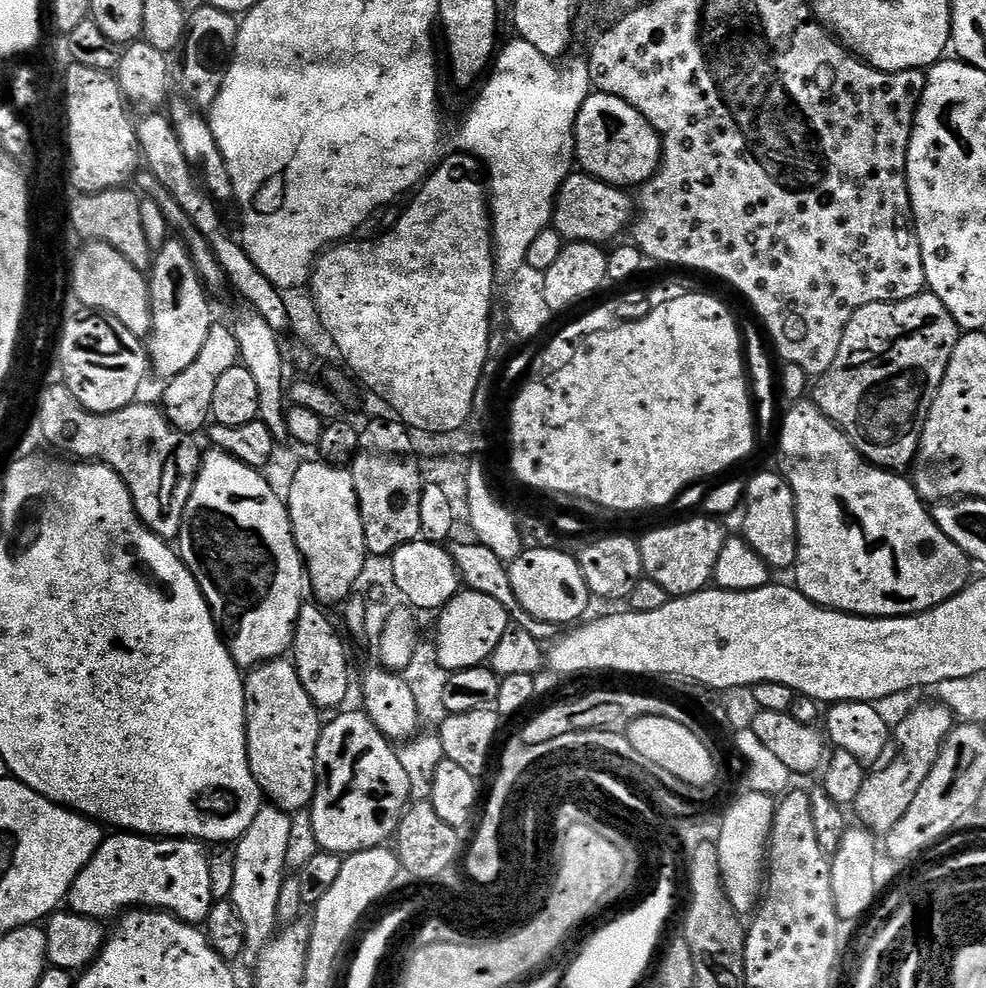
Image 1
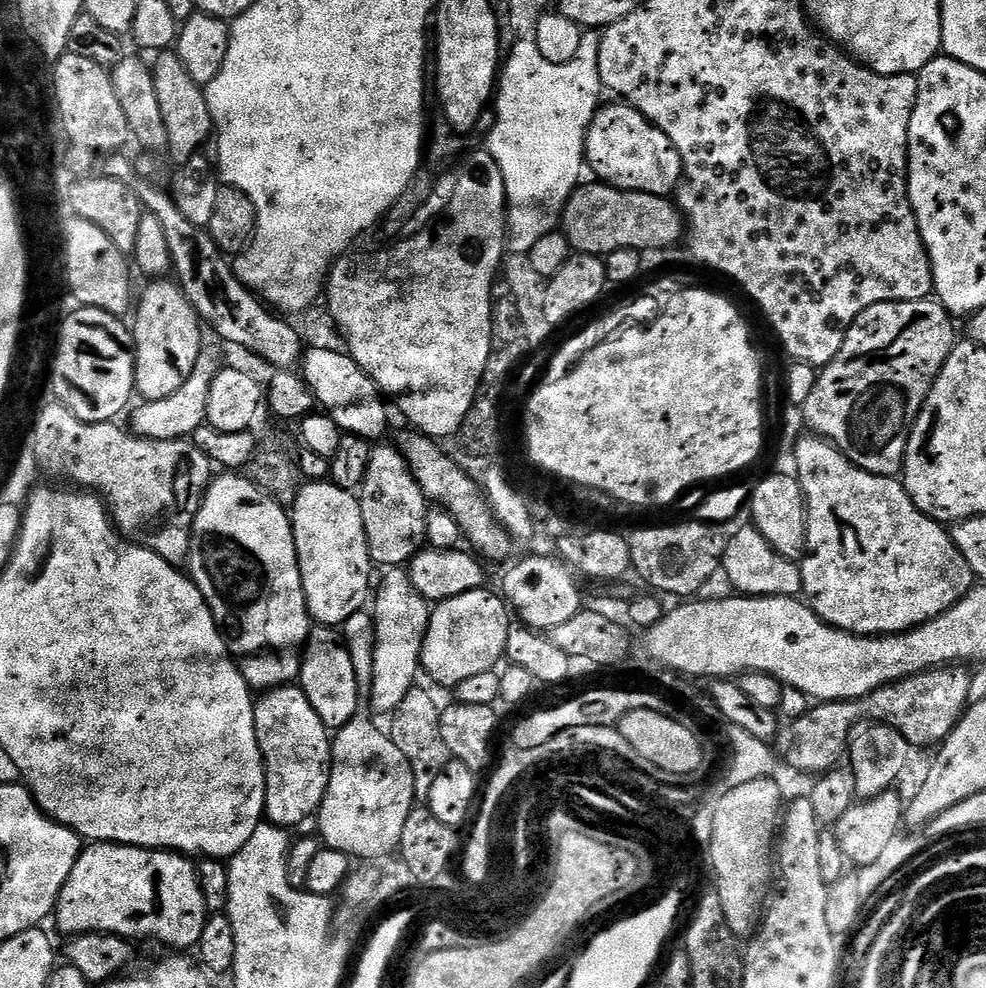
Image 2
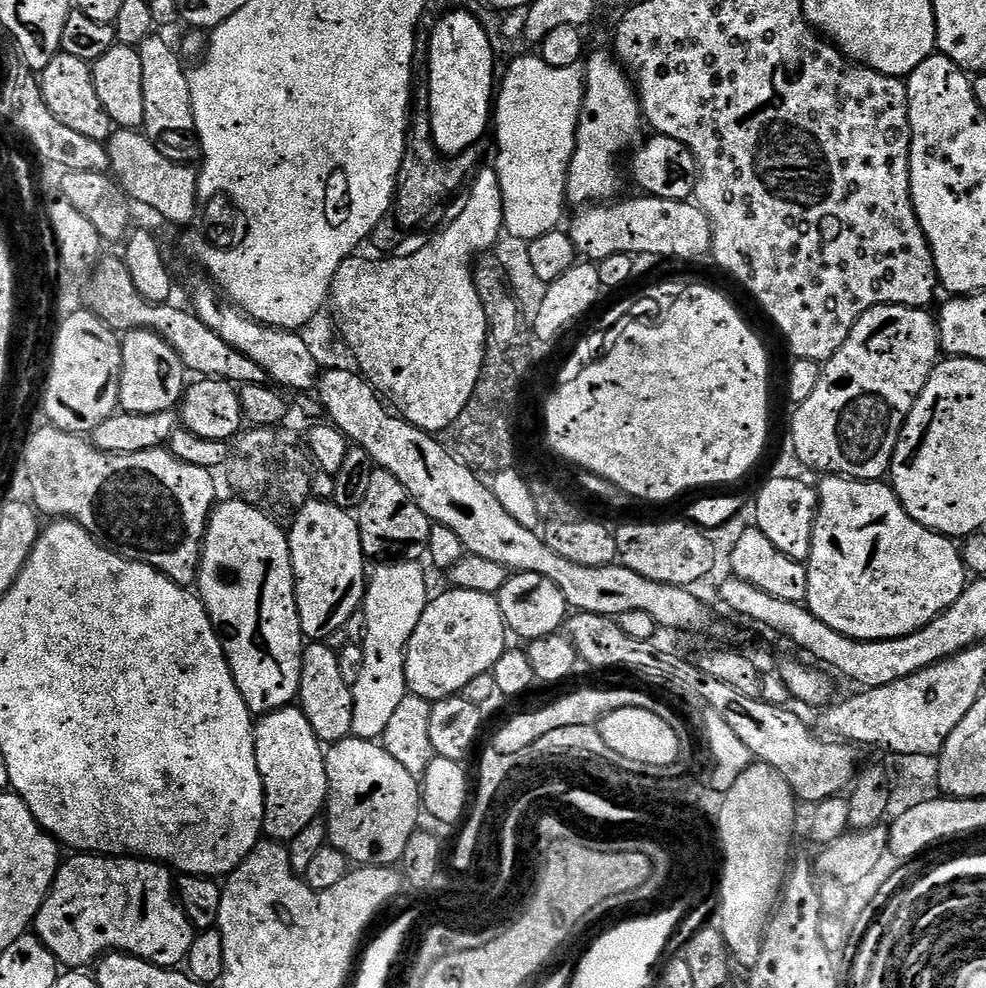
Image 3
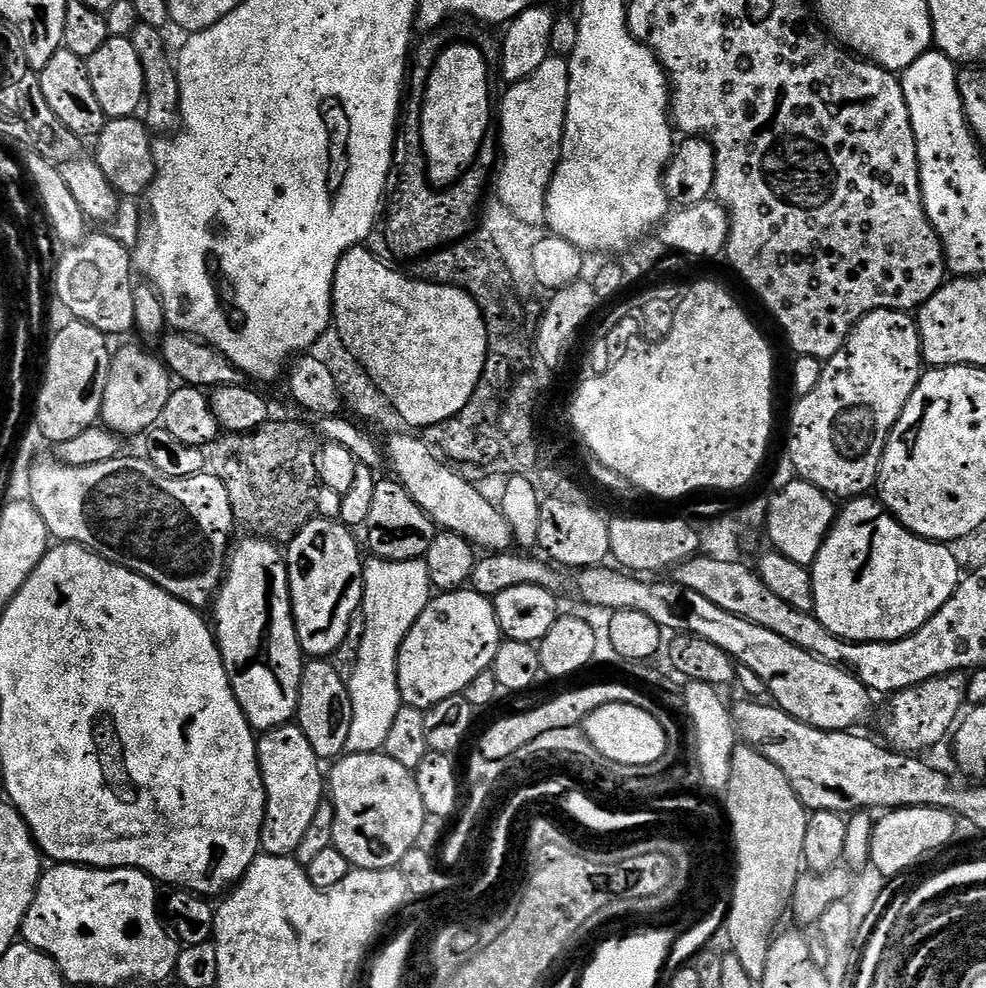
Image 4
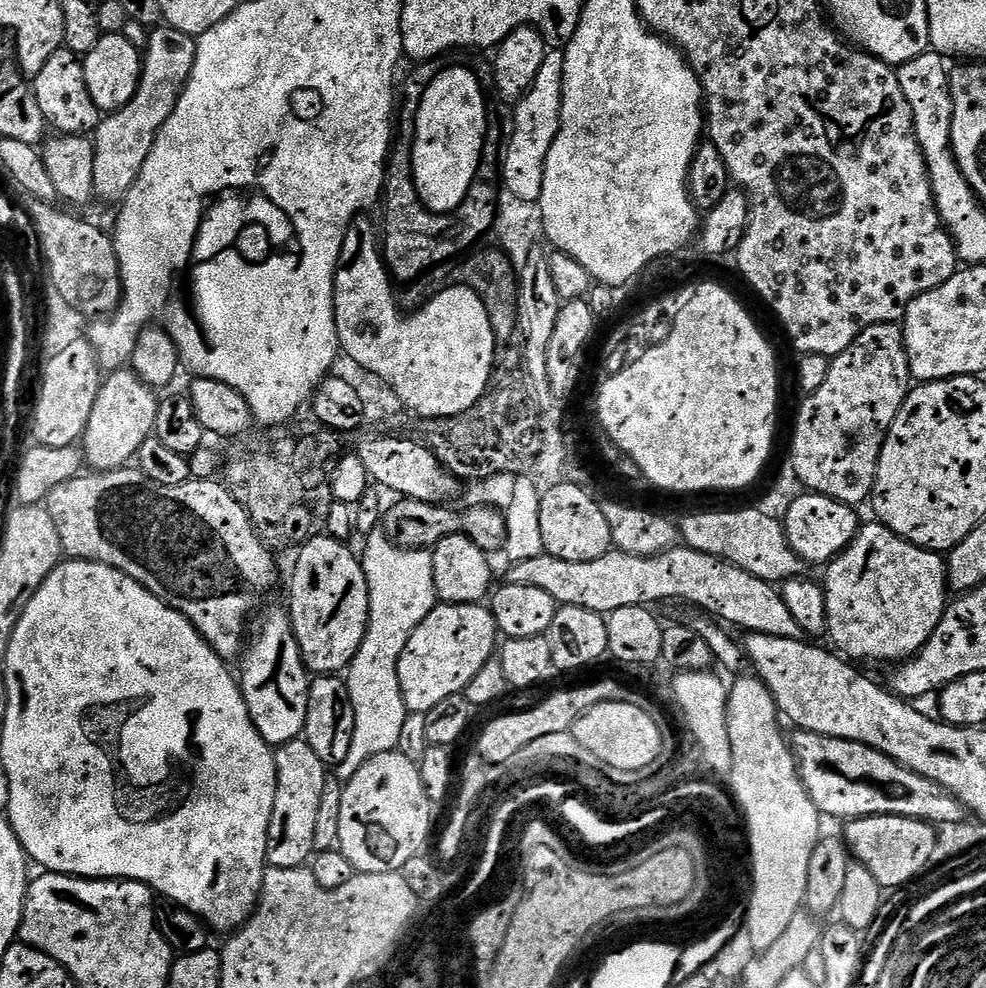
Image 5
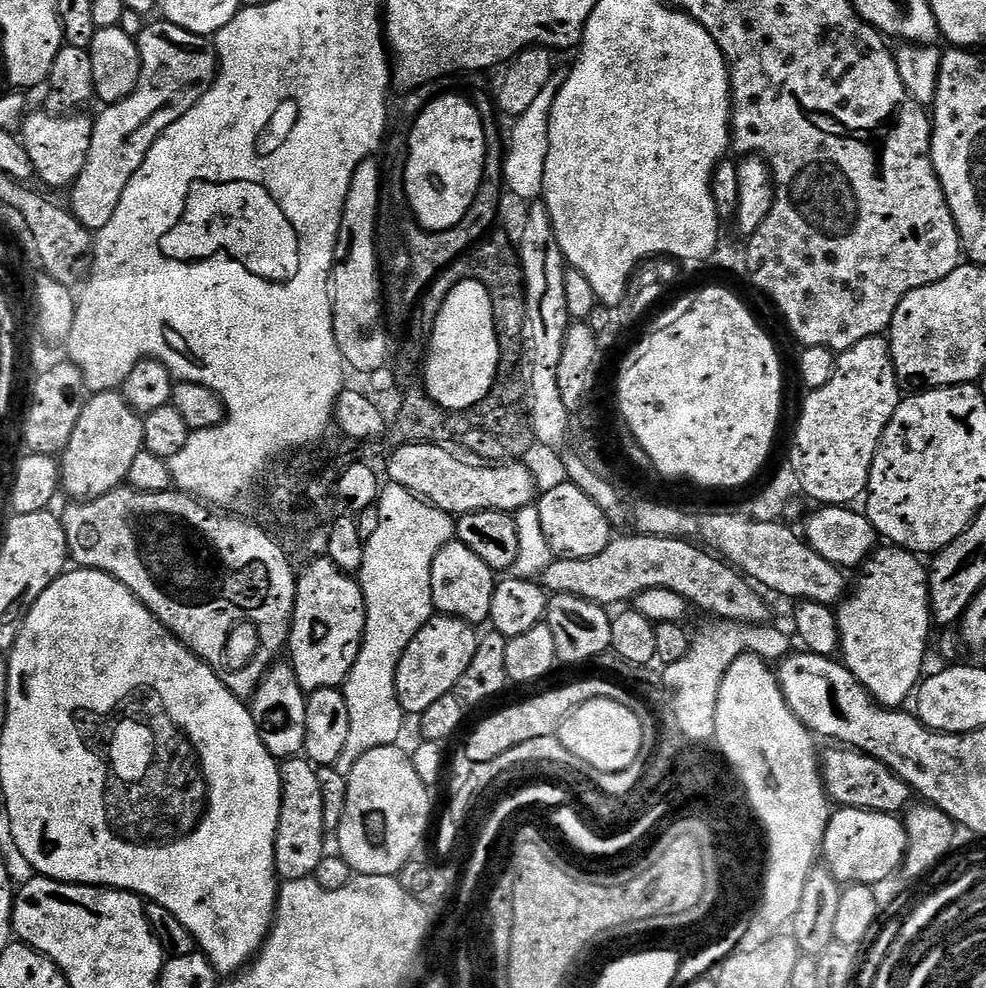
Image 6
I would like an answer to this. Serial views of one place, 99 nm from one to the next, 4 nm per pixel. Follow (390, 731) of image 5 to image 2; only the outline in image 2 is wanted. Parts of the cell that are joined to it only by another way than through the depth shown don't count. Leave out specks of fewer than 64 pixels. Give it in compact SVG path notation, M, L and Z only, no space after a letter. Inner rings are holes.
M388 570L388 572L384 576L384 581L380 584L380 589L375 589L374 592L374 600L376 596L376 612L374 611L374 621L375 621L375 633L376 633L376 645L374 646L373 652L373 690L372 690L372 702L371 707L375 709L377 713L385 712L385 714L391 714L394 712L395 708L398 706L399 702L402 701L408 691L417 683L416 680L416 672L418 676L418 671L421 669L420 667L420 651L422 650L422 646L424 645L424 635L426 634L426 630L428 629L428 613L430 611L429 601L423 600L418 593L412 589L412 584L408 581L408 573L404 570Z

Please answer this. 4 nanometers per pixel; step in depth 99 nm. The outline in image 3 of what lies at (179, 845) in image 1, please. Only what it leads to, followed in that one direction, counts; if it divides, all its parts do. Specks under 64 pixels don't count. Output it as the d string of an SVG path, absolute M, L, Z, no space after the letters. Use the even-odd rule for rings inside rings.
M72 854L63 861L48 897L42 902L34 921L35 935L68 970L84 970L95 965L106 952L125 952L154 966L179 969L190 954L197 931L179 908L174 895L174 876L165 865L143 858L107 854Z

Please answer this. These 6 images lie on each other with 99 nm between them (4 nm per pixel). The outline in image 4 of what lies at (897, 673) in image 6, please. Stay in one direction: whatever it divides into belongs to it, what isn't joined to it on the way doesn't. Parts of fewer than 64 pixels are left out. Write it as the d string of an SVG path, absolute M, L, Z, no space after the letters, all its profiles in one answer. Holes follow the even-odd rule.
M875 495L857 496L845 504L848 505L837 511L836 522L810 569L814 582L814 615L830 634L854 644L906 638L926 626L950 602L962 579L960 564L949 545L923 540L902 527Z

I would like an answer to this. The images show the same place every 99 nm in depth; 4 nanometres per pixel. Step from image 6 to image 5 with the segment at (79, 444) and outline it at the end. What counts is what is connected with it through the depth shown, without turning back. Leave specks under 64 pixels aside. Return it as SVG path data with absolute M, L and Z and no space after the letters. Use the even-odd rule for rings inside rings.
M131 367L109 371L103 377L94 410L90 410L90 422L82 437L82 451L89 469L109 472L131 465L136 451L146 438L156 431L156 415L160 400L157 393Z

